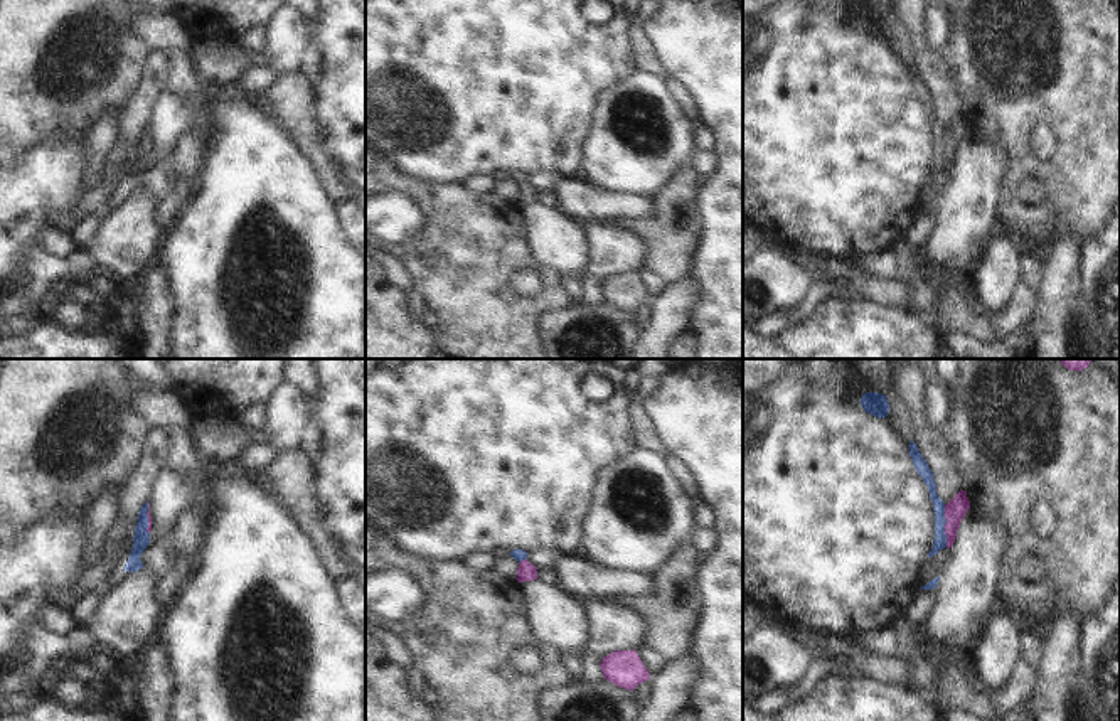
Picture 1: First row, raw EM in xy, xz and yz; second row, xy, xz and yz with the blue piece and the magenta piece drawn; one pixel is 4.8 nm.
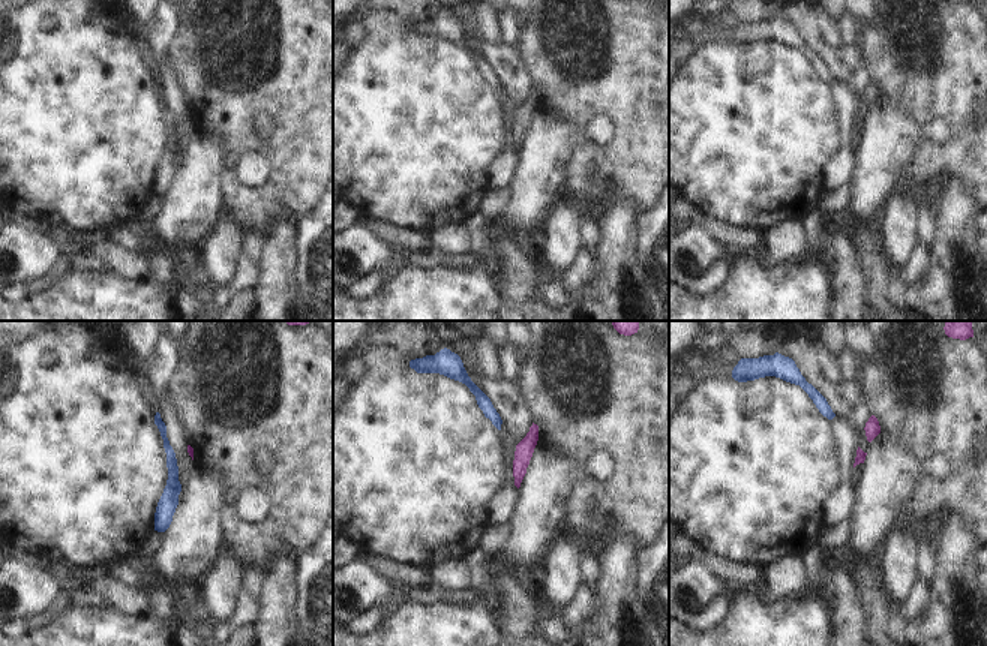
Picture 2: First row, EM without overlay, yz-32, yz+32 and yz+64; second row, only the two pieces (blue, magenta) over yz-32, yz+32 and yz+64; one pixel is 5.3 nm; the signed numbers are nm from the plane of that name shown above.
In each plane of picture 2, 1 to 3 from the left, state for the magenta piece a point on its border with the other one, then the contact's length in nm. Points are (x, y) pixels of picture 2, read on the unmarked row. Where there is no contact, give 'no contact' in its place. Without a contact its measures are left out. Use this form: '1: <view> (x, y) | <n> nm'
1: no contact
2: no contact
3: no contact

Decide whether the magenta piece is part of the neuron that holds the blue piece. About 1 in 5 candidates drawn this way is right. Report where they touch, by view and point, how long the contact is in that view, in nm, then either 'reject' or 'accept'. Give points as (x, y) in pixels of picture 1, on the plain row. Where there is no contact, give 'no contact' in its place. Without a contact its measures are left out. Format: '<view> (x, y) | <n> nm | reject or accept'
yz (944, 149) | 200 nm | reject

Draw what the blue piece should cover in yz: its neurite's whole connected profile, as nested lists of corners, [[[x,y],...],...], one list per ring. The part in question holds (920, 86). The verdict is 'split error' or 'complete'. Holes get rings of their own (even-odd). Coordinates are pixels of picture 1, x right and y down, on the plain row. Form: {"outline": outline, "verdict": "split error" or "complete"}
{"outline": [[[909,64],[909,79],[913,83],[913,88],[915,88],[916,94],[918,94],[918,98],[926,106],[928,115],[930,115],[930,121],[933,125],[933,133],[935,133],[935,163],[933,163],[933,170],[931,170],[931,174],[928,177],[928,180],[931,180],[931,179],[938,177],[940,172],[947,170],[945,126],[936,116],[936,106],[935,106],[935,101],[933,101],[933,94],[930,93],[926,83],[920,76],[920,72],[918,72],[915,64]]], "verdict": "complete"}

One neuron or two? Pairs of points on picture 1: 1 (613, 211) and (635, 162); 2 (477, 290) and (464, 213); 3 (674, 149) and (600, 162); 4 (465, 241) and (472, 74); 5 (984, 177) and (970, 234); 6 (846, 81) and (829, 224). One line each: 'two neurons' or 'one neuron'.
1: two neurons
2: one neuron
3: one neuron
4: two neurons
5: one neuron
6: one neuron

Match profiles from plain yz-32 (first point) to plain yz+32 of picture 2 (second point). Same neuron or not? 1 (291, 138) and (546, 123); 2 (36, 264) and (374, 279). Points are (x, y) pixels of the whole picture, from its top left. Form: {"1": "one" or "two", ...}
{"1": "two", "2": "two"}

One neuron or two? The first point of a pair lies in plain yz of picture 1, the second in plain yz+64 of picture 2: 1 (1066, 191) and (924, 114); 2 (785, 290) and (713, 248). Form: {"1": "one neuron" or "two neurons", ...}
{"1": "one neuron", "2": "one neuron"}

